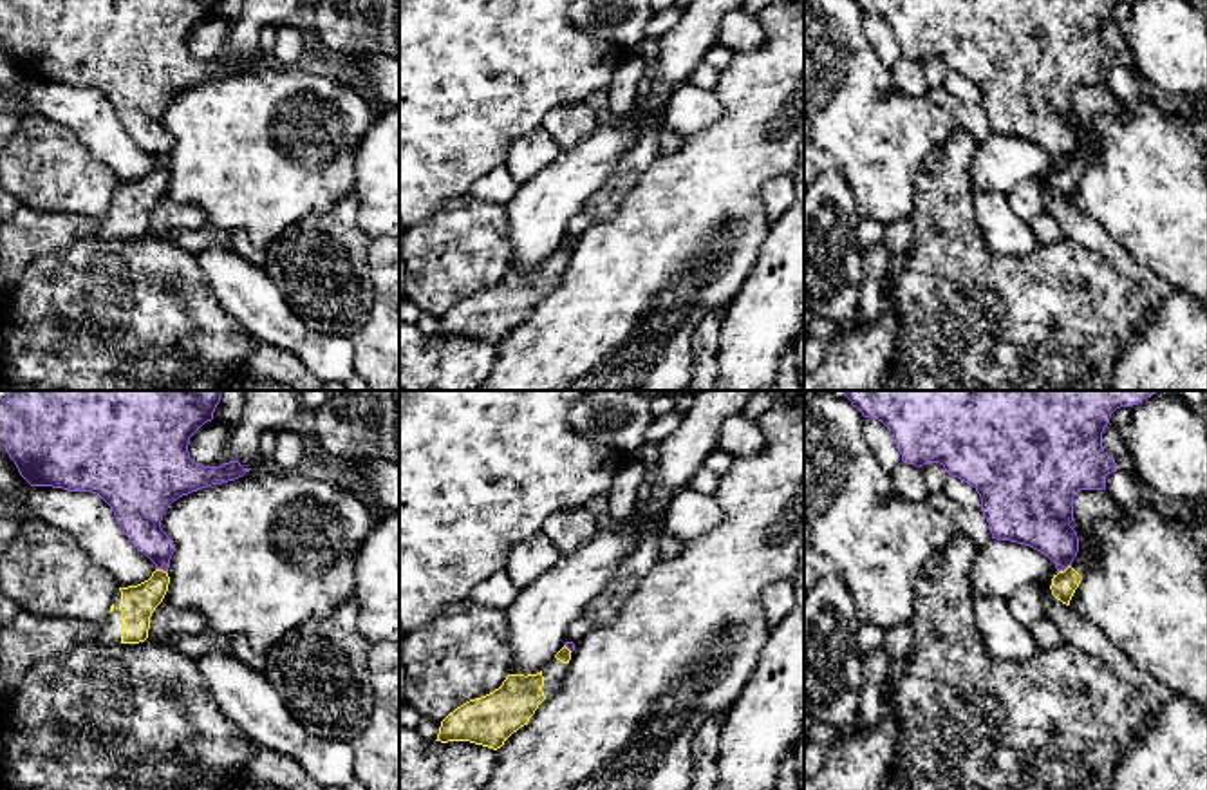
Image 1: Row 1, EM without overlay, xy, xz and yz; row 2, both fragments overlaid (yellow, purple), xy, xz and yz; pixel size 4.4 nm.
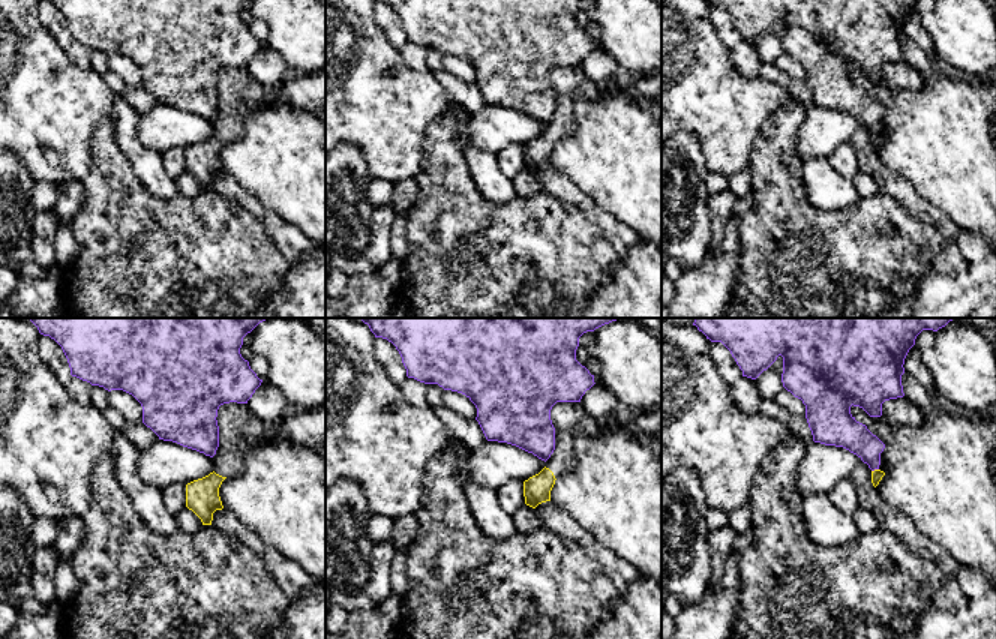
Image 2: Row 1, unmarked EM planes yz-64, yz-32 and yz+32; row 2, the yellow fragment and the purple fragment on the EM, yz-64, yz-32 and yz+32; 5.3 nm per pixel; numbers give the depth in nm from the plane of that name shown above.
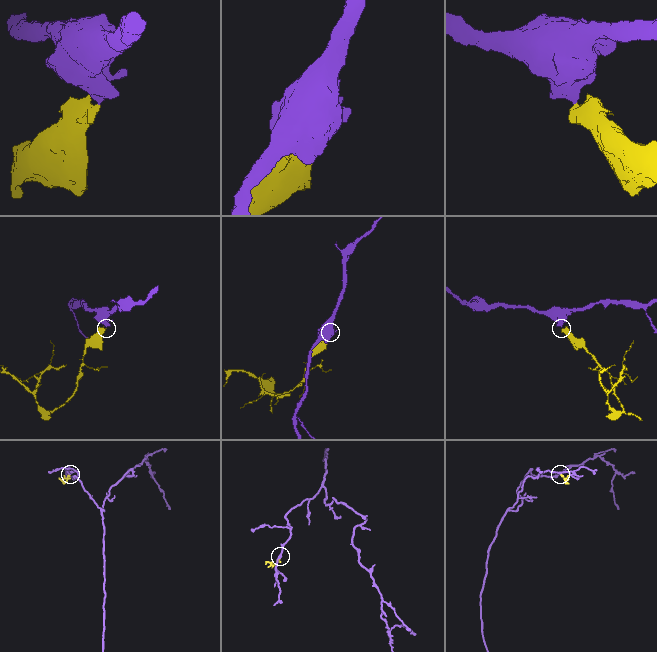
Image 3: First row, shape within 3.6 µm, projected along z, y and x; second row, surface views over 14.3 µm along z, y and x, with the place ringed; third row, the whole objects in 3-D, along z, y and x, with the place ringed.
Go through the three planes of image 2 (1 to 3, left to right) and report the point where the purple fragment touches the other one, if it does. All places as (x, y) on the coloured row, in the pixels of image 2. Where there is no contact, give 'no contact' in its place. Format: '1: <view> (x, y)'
1: no contact
2: no contact
3: yz+32 (875, 470)

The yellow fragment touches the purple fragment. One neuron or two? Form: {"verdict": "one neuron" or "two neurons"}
{"verdict": "two neurons"}

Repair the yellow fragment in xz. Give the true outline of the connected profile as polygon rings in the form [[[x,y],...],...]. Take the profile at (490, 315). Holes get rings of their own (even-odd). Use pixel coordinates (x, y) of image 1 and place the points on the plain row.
[[[564,240],[537,269],[508,269],[493,287],[470,295],[450,307],[435,336],[470,336],[501,343],[504,336],[528,320],[538,300],[558,286],[571,246]]]

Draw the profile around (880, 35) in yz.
[[[864,13],[864,33],[882,63],[893,67],[902,58],[893,27],[882,16]]]

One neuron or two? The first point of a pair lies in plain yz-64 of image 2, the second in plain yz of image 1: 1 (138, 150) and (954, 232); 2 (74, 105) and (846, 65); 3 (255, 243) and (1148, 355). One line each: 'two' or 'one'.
1: two
2: one
3: two

